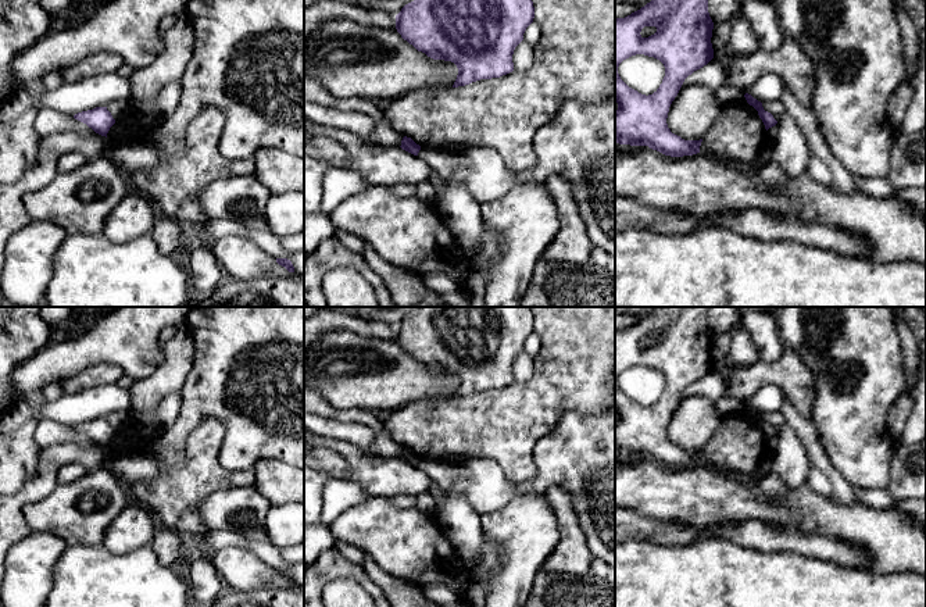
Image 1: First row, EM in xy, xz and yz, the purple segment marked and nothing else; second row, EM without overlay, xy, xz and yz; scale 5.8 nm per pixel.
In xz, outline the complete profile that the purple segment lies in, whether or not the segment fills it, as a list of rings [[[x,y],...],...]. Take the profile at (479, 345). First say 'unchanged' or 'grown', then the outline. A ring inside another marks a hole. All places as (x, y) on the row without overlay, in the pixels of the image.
unchanged | [[[419,307],[396,326],[396,340],[418,363],[454,374],[458,399],[512,383],[514,361],[533,329],[532,307]]]

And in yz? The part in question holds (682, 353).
unchanged | [[[657,307],[640,321],[632,324],[625,329],[615,329],[615,413],[618,421],[615,422],[615,453],[630,457],[648,457],[665,467],[683,468],[700,464],[700,451],[684,451],[671,443],[666,435],[669,418],[677,407],[684,390],[694,382],[702,379],[714,369],[714,360],[711,354],[714,333],[708,324],[709,307]],[[644,338],[655,338],[657,343],[648,349],[640,346]],[[636,365],[644,365],[659,371],[665,378],[665,388],[662,394],[653,406],[641,406],[629,399],[619,388],[619,375]]]

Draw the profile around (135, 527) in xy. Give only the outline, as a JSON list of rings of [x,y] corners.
[[[131,500],[104,533],[103,546],[114,554],[126,554],[150,546],[157,519],[144,506]]]

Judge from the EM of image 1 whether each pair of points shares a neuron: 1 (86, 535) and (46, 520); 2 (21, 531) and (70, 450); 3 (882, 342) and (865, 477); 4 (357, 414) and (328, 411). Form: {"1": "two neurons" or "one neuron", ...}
{"1": "one neuron", "2": "one neuron", "3": "one neuron", "4": "one neuron"}

